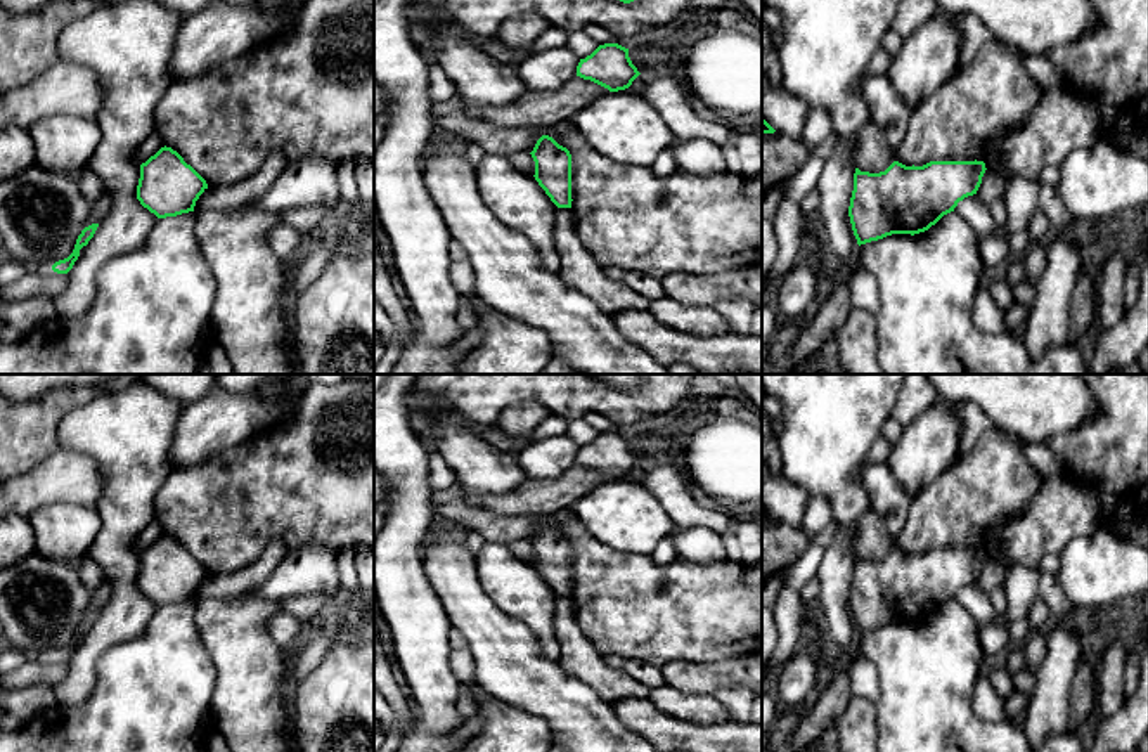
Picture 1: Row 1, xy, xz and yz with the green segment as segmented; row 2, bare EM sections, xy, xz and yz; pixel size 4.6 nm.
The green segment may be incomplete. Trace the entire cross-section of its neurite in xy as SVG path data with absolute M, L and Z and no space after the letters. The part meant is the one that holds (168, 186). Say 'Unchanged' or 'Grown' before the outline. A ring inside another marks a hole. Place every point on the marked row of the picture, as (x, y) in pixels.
Unchanged. M161 147L140 165L137 199L158 218L194 211L206 180L171 147Z

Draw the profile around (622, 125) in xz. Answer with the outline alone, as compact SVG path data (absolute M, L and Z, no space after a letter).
M608 92L573 116L587 144L632 168L649 168L675 139L660 113L639 92Z

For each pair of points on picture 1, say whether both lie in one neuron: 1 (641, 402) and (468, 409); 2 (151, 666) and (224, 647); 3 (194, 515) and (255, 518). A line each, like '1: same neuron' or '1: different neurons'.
1: same neuron
2: different neurons
3: same neuron

